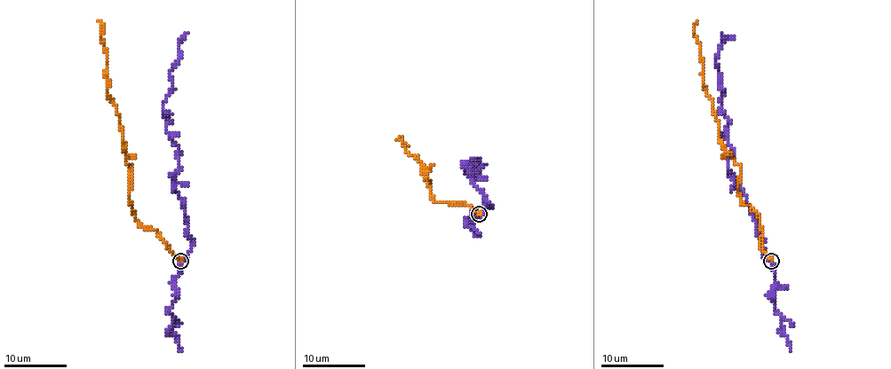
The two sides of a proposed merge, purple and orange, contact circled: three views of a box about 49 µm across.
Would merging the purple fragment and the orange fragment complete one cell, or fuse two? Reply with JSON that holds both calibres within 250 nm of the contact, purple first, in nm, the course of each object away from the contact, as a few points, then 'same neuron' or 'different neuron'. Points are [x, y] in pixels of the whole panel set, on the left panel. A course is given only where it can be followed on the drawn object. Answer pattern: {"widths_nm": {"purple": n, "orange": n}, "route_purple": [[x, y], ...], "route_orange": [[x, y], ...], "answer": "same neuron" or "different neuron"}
{"widths_nm": {"purple": 260, "orange": 420}, "route_purple": [[179, 262], [194, 241], [176, 188], [179, 149], [163, 108], [181, 37]], "route_orange": [[181, 262], [155, 231], [137, 221], [130, 202], [131, 167], [107, 91], [103, 26], [98, 21]], "answer": "different neuron"}

